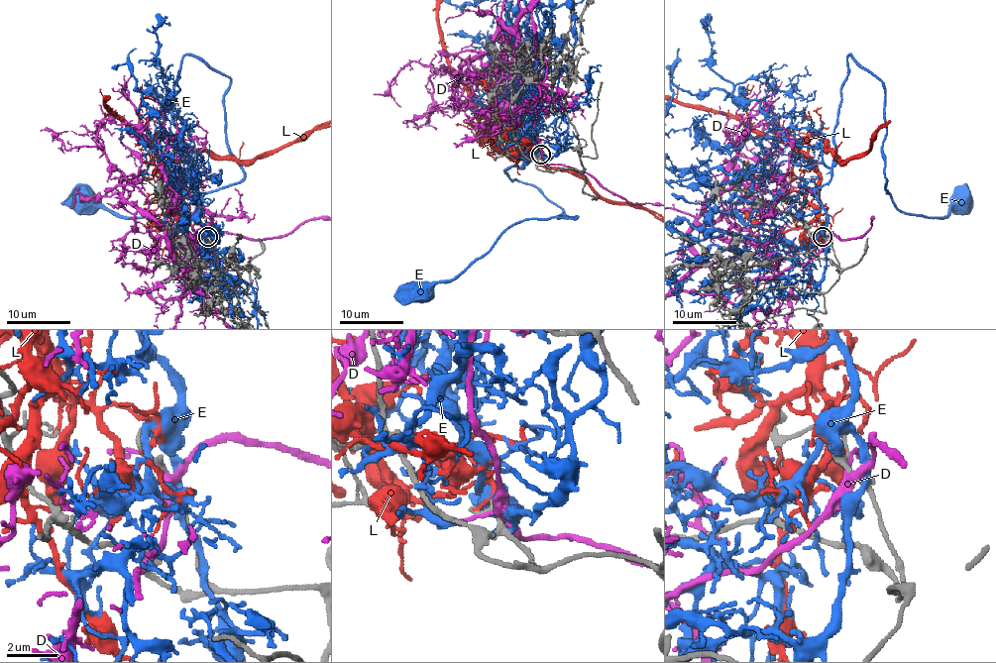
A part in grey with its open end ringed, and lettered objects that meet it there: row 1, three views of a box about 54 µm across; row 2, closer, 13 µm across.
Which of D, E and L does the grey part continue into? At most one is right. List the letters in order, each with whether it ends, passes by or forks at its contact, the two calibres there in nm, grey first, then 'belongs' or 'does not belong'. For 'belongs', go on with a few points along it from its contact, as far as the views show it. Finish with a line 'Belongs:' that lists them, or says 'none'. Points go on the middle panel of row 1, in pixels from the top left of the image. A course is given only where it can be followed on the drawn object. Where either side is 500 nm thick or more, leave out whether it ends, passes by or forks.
D: it forks; calibres 240 and 240 nm; does not belong
E: calibres 160 and 550 nm; does not belong
L: it ends; calibres 200 and 130 nm; does not belong
Belongs: none

